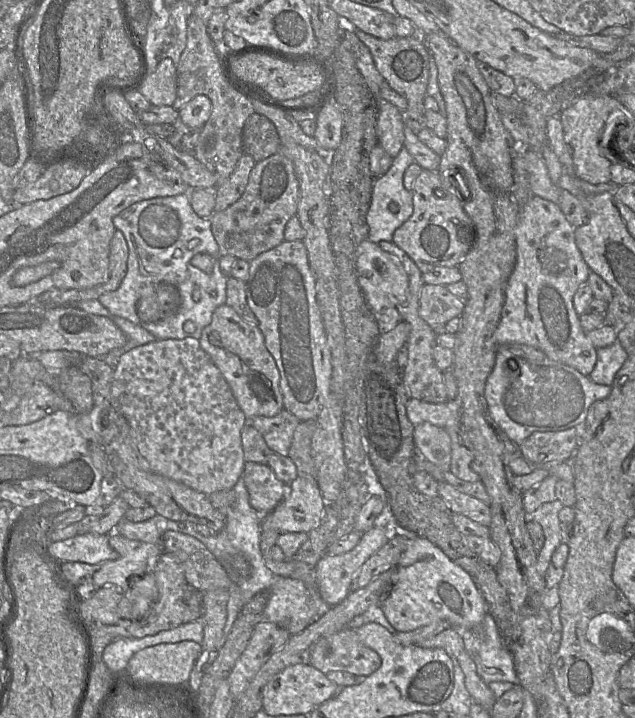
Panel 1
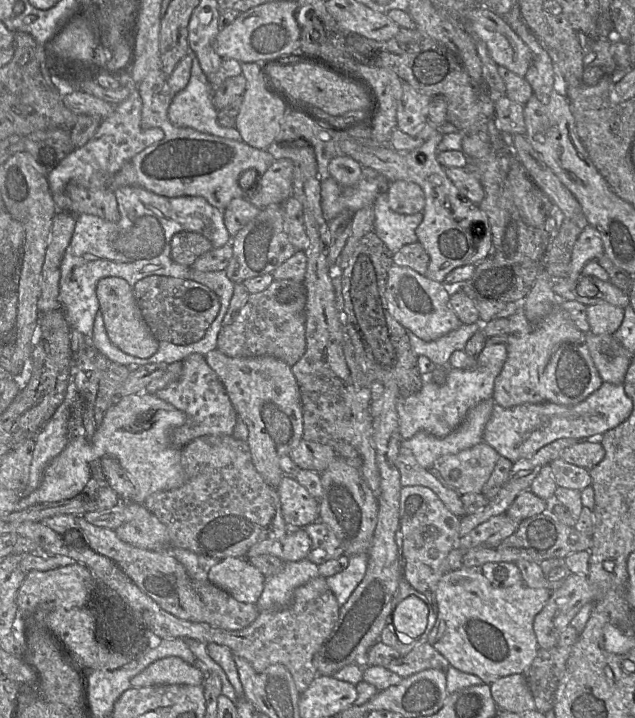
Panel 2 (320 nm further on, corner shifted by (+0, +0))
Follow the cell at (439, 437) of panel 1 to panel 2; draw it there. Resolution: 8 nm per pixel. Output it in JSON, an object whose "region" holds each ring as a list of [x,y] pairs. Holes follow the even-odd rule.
{"region":[[[482,441],[457,454],[440,457],[432,469],[459,495],[480,493],[499,457],[495,449]]]}

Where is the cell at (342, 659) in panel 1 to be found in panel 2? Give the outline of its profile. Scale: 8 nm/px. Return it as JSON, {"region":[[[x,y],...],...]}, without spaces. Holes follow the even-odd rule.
{"region":[[[424,643],[413,649],[407,655],[388,663],[385,668],[407,678],[427,669],[437,669],[446,672],[450,664],[434,647]]]}

